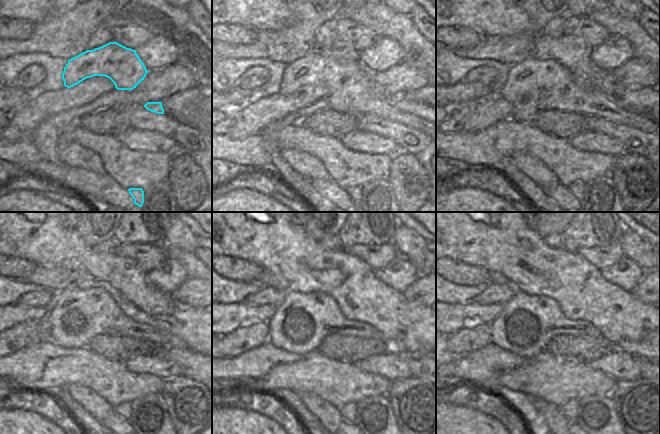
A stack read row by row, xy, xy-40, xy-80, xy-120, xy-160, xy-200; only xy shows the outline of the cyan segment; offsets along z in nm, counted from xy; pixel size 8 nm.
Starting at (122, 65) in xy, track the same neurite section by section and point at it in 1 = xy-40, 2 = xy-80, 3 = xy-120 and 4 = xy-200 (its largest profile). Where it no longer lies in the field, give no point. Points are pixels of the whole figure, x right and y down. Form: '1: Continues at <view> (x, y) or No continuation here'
1: Continues at xy-40 (351, 88)
2: Continues at xy-80 (533, 85)
3: Continues at xy-120 (75, 316)
4: Continues at xy-200 (526, 324).

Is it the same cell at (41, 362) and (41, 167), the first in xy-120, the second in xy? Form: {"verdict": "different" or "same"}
{"verdict": "different"}

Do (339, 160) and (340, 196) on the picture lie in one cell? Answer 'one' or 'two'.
two

